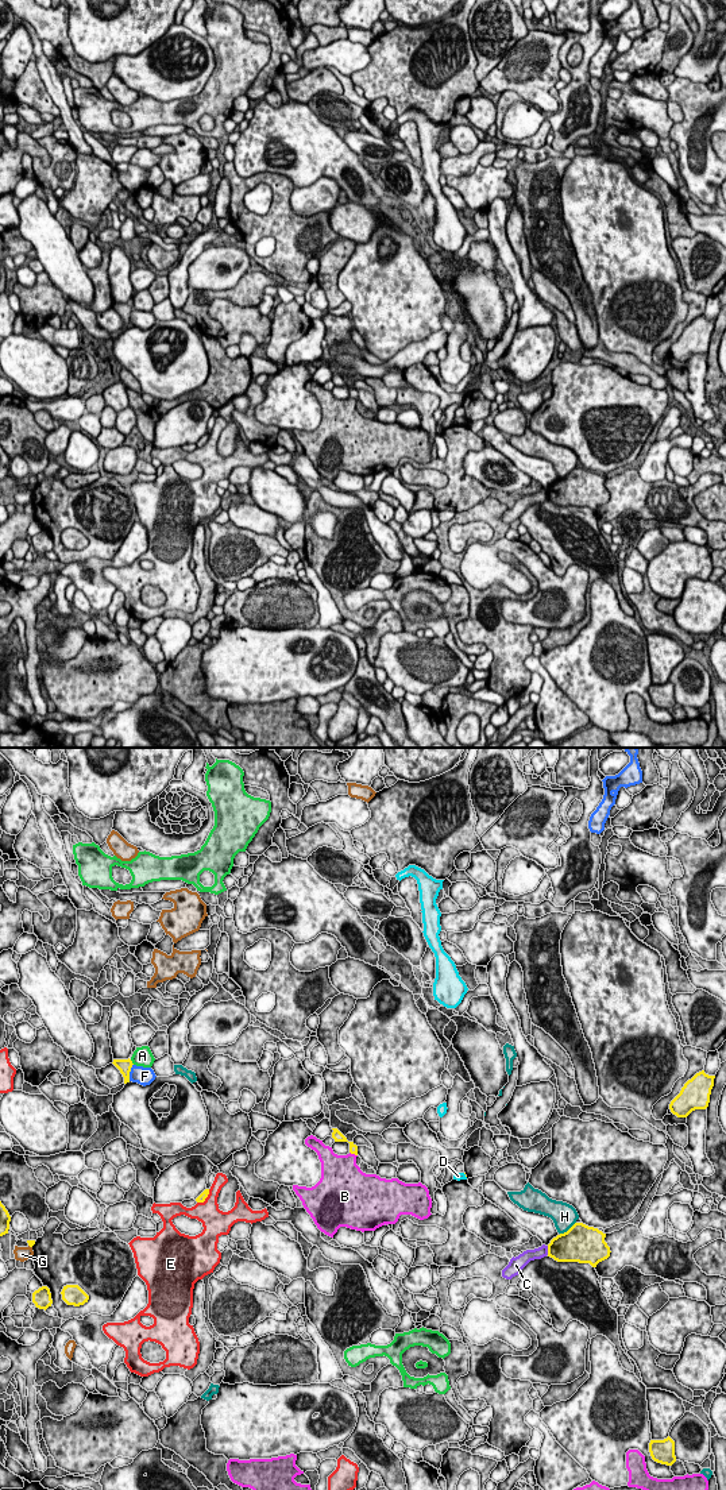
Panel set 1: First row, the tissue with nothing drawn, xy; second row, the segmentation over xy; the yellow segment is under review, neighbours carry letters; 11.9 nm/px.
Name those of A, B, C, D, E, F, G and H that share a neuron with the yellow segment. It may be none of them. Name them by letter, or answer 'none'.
none

